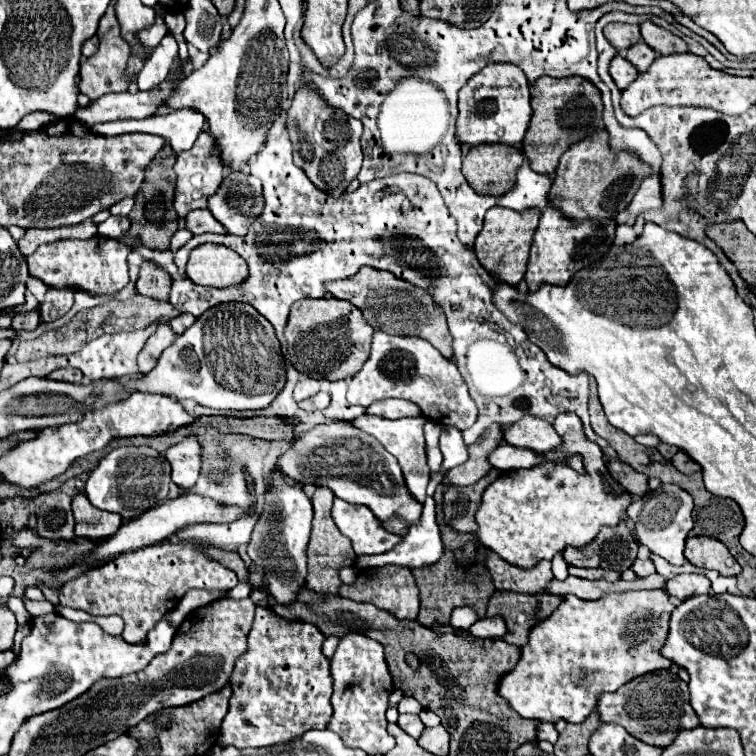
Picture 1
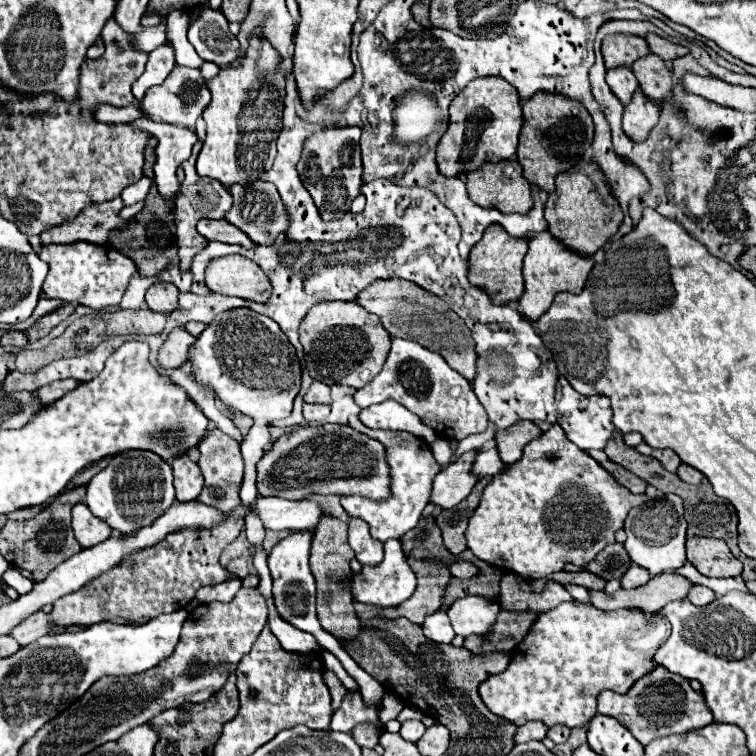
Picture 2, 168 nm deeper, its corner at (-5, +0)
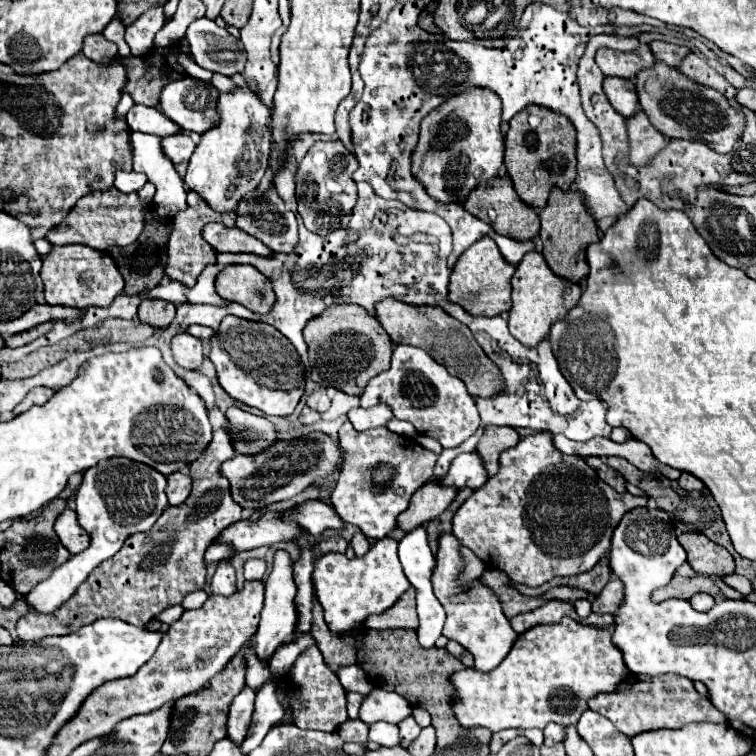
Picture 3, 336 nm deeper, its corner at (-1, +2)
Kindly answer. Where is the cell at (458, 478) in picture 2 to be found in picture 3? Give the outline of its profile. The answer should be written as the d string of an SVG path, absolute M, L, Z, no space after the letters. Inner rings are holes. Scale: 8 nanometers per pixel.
M438 482L424 484L410 498L410 506L396 518L396 526L404 532L414 530L416 526L424 526L428 520L438 518L450 506L456 492L456 488L440 486Z

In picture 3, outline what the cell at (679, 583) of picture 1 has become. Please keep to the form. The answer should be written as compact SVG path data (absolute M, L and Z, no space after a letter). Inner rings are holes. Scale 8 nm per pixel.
M694 594L694 596L690 598L690 604L692 604L698 612L708 612L716 602L714 602L714 598L708 596L708 594Z

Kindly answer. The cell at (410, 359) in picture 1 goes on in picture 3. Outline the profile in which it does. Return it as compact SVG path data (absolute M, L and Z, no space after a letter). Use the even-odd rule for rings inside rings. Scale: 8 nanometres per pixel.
M398 344L392 352L390 370L374 376L364 394L360 396L362 408L372 408L376 404L386 404L392 408L394 418L414 424L418 434L436 438L442 448L454 448L472 436L480 426L480 416L474 398L468 394L464 382L432 360L424 350L416 346Z

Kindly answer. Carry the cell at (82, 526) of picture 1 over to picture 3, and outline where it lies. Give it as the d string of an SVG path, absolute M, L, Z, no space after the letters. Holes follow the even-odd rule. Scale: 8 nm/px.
M66 508L58 518L56 518L56 524L54 524L54 532L58 534L62 546L66 546L66 550L70 554L78 554L82 550L88 548L90 544L90 536L78 526L76 522L76 512Z

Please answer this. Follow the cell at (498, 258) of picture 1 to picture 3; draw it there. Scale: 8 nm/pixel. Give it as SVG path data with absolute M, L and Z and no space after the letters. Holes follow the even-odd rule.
M480 238L458 258L448 284L448 302L462 306L472 316L500 316L510 310L510 278L514 270L504 262L492 238Z

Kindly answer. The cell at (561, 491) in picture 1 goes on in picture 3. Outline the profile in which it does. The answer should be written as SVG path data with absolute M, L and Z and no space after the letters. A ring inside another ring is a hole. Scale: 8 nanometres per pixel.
M538 432L538 434L532 434L532 436L526 436L518 442L518 446L510 448L510 450L504 450L500 454L500 470L496 476L488 478L488 482L480 488L480 490L474 490L474 494L458 508L458 512L454 514L452 518L452 534L466 546L470 548L486 566L490 568L498 568L502 570L504 574L508 574L510 580L516 580L520 584L526 584L526 586L532 586L532 588L538 588L542 584L546 584L548 580L552 580L552 576L576 576L576 574L582 574L582 572L588 572L600 558L604 558L608 554L608 548L610 548L610 538L612 538L612 532L614 528L618 526L620 518L626 514L626 512L637 508L646 507L648 505L648 498L646 496L635 496L629 492L624 494L618 494L614 488L610 488L606 482L602 482L596 472L584 462L584 458L580 456L566 456L566 454L560 454L554 444L552 444L552 436L548 432Z

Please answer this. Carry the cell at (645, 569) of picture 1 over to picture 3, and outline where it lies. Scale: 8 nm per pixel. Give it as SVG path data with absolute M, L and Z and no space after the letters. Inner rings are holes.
M612 576L610 582L604 586L604 590L592 602L592 612L594 614L616 614L622 598L624 598L624 586L622 582L618 582L616 576Z

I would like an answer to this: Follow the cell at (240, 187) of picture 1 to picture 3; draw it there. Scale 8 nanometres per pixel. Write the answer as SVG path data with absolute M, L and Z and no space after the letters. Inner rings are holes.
M270 188L270 202L264 196L248 196L238 204L238 228L248 232L250 236L258 238L260 242L264 242L270 250L274 252L282 252L282 254L290 254L294 252L294 246L298 242L298 226L296 226L296 216L294 212L286 210L284 200L278 196L276 188Z

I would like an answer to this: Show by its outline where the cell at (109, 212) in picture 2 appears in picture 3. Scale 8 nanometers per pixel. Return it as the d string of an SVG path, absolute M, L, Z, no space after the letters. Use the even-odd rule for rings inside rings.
M114 186L108 190L92 192L74 206L74 210L66 216L64 224L56 226L46 234L46 240L56 246L66 244L84 244L94 250L108 250L110 246L128 246L136 242L136 238L144 230L144 212L150 206L150 200L142 200L136 192L122 194Z

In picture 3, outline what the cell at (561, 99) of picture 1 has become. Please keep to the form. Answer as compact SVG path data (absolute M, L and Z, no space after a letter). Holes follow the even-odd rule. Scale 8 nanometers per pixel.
M526 106L508 124L504 136L504 166L520 196L532 208L544 208L552 188L570 190L576 178L576 130L568 118L542 106Z

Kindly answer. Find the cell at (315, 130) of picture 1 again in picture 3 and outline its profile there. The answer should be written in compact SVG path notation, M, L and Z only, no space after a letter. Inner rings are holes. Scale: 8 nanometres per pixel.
M340 140L336 142L316 142L308 154L298 164L296 172L296 202L298 214L304 220L304 226L320 236L334 232L336 222L342 216L350 214L356 204L356 184L352 180L354 170L358 168L356 156L350 154Z

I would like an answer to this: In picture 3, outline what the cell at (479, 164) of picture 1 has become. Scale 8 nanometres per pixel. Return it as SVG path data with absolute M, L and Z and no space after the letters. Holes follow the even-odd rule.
M492 178L488 182L482 182L476 190L472 190L472 194L468 196L464 208L472 216L476 216L482 222L490 224L498 234L508 234L510 238L516 238L518 242L532 240L540 232L540 220L538 220L536 210L530 208L530 206L526 206L518 198L518 194L516 194L510 178Z

